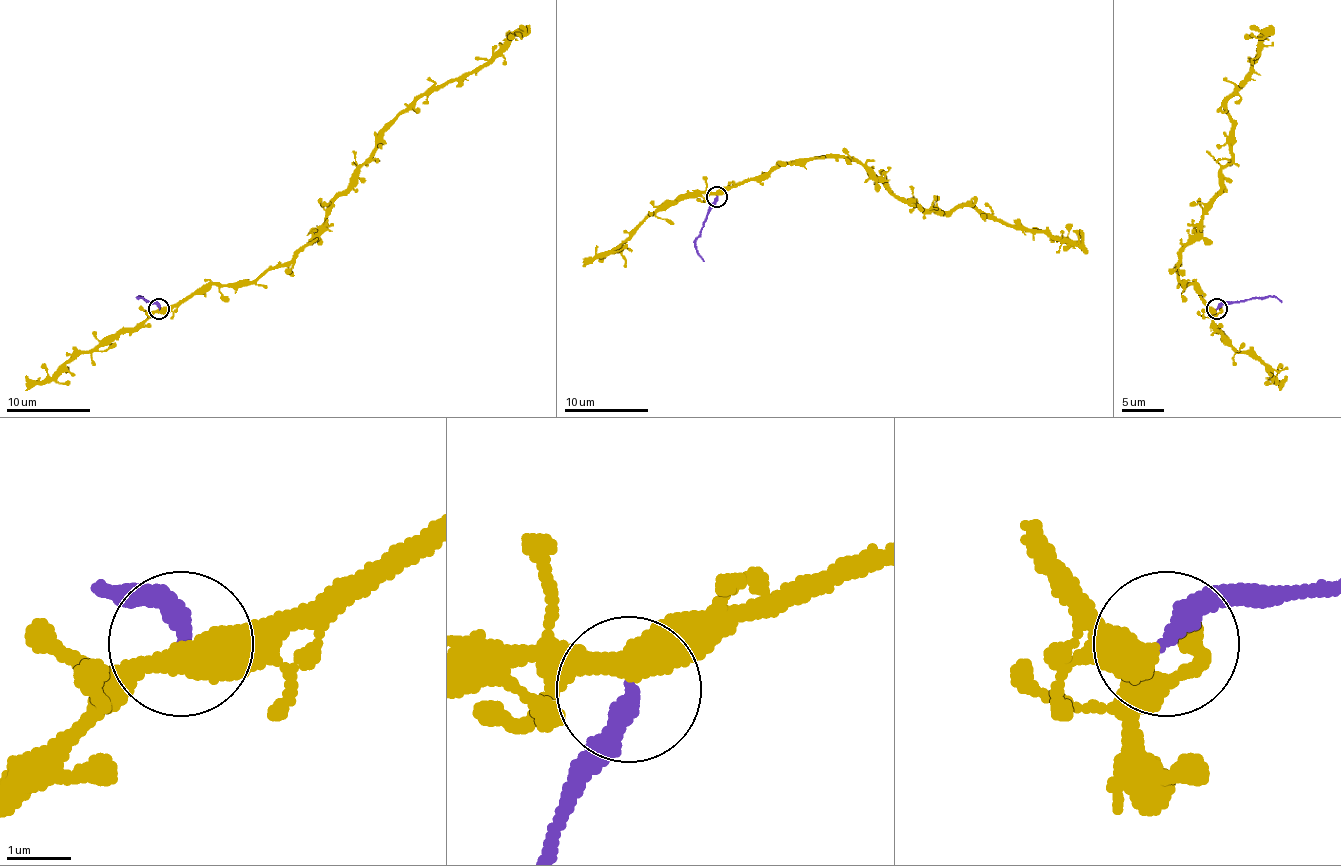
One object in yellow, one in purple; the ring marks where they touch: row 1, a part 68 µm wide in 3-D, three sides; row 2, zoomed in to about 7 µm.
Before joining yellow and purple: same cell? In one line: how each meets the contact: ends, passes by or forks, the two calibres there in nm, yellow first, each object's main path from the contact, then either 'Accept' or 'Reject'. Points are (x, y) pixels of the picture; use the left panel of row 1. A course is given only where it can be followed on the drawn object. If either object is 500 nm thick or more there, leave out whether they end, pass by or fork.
At the ring yellow passes by. At the ring purple ends. Thickness 420 nm (yellow) against 320 nm. Course of yellow: (159, 308), (284, 266), (324, 222), (377, 137), (417, 102), (478, 72), (531, 28). Course of purple: (159, 308), (138, 298), (140, 296), (147, 302). Reject

